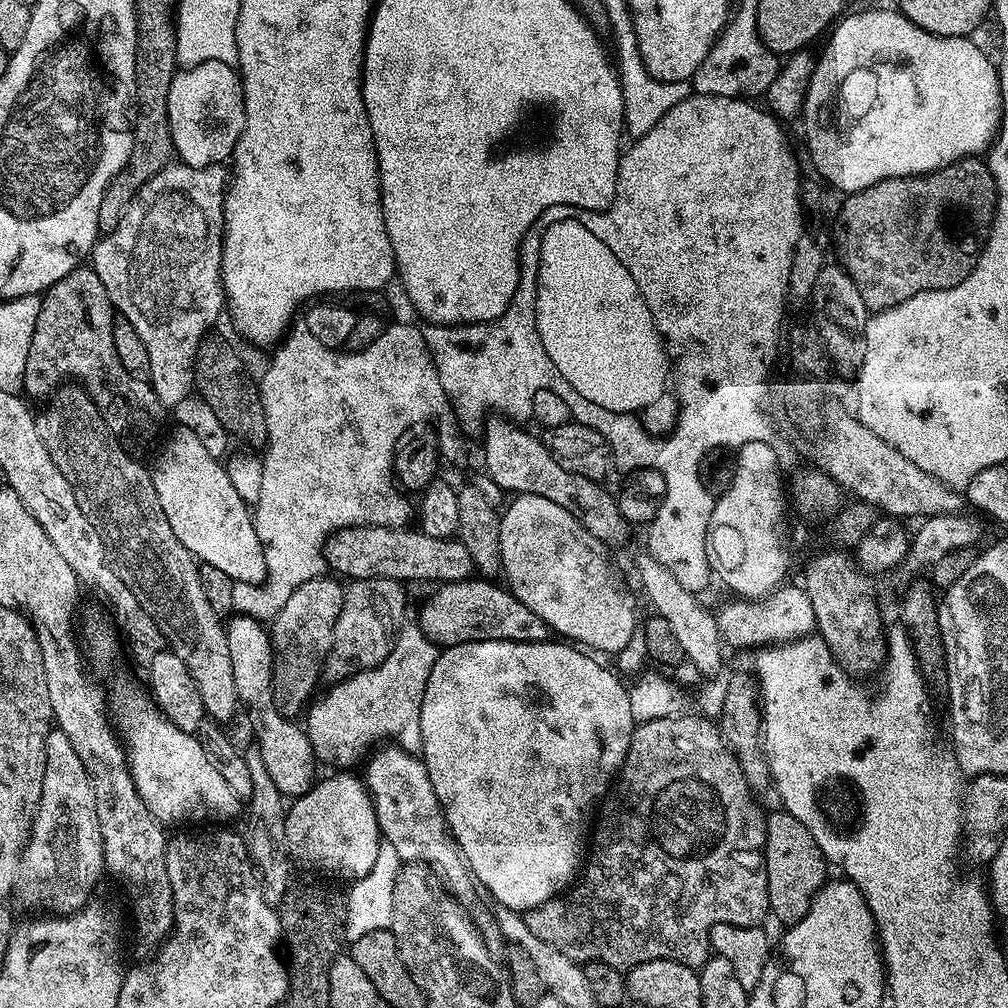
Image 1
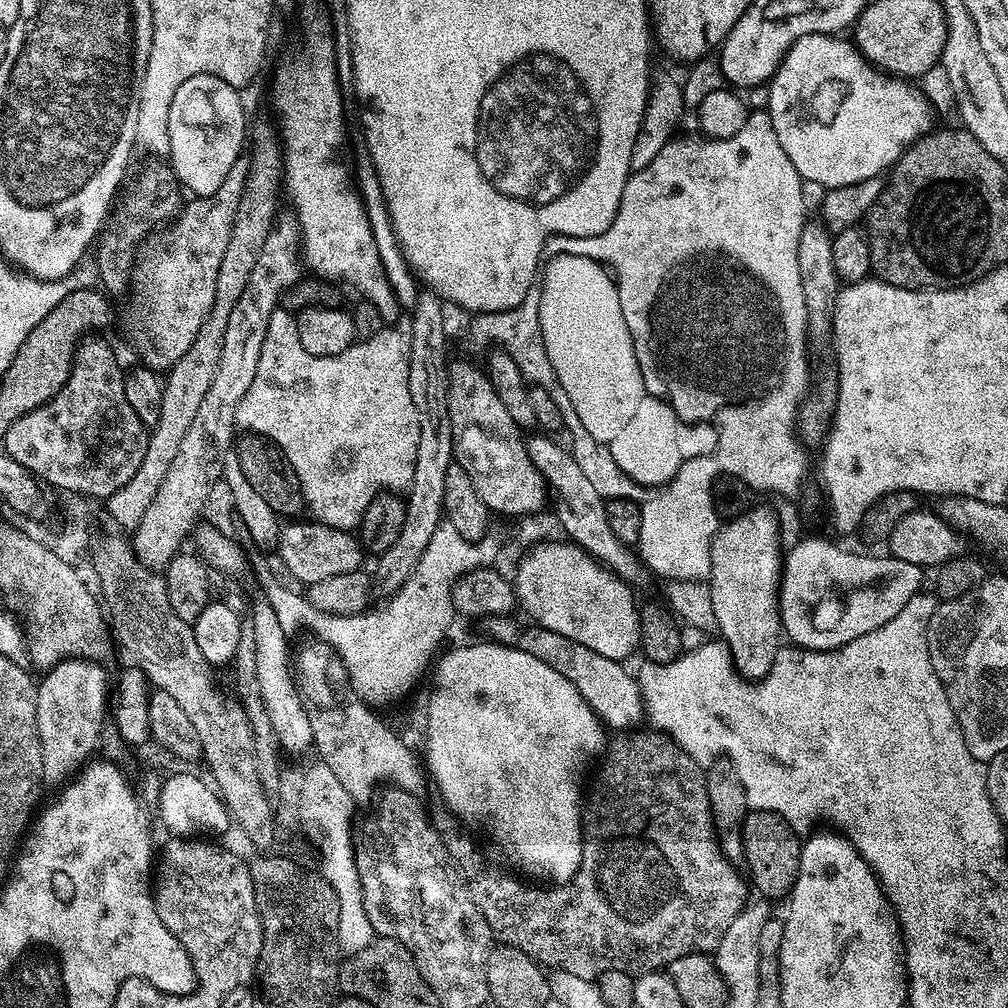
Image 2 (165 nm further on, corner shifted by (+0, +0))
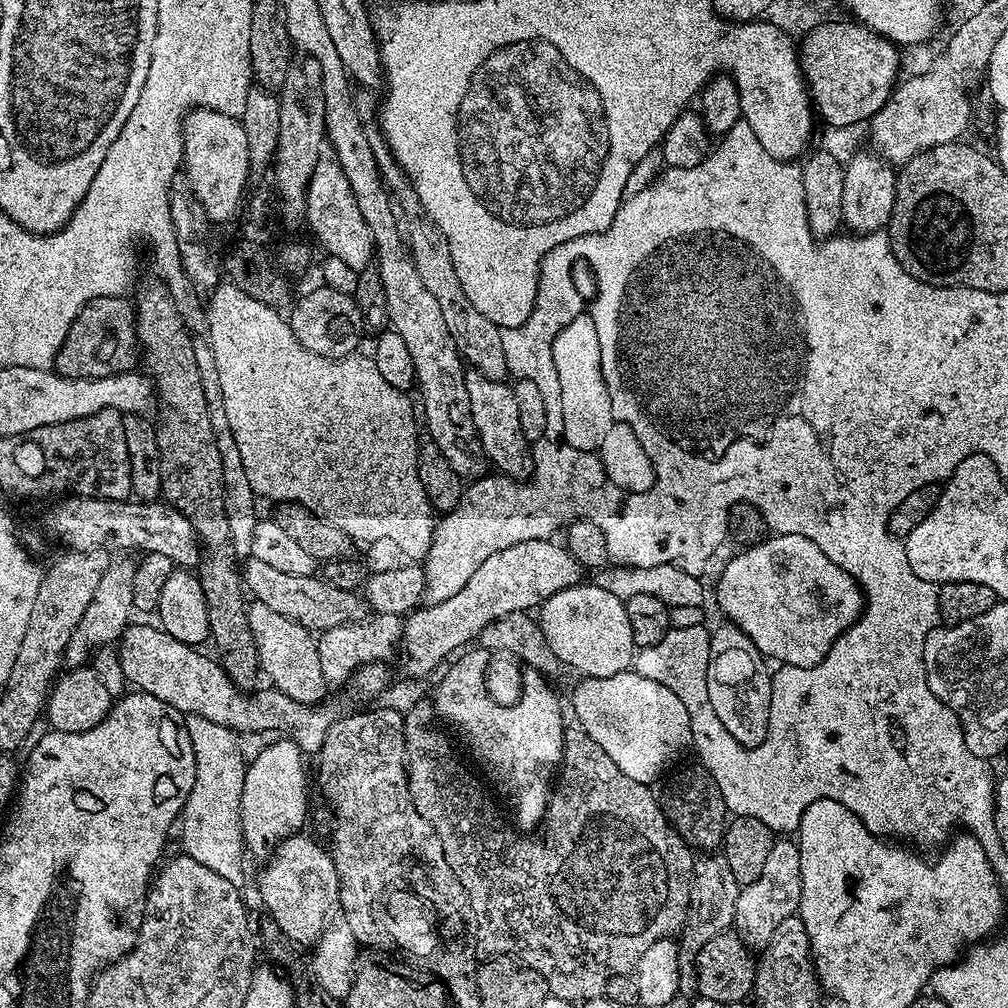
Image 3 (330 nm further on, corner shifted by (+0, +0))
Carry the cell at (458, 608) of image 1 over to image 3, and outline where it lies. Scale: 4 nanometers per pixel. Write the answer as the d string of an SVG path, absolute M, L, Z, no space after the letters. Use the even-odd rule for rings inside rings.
M635 670L622 674L612 674L607 678L583 677L572 694L572 708L577 718L577 725L583 729L598 746L618 765L628 778L639 784L653 785L674 766L672 765L686 749L691 747L692 723L685 702L678 698L670 688L638 675Z

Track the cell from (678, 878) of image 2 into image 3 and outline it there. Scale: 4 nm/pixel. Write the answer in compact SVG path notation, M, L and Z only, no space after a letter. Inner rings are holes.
M428 698L421 699L416 705L410 707L404 712L404 758L408 766L408 789L410 790L410 798L414 802L414 806L418 810L418 814L422 814L422 818L426 818L434 826L434 830L438 834L438 838L442 842L442 850L446 854L446 862L450 862L450 870L454 870L454 874L458 878L458 882L462 882L462 886L466 890L466 894L470 898L472 903L472 914L474 917L474 923L476 925L476 947L485 957L491 958L493 956L511 956L512 959L520 961L521 964L530 966L534 970L538 970L538 974L542 974L542 978L548 983L549 993L553 997L562 1000L568 1000L573 1002L583 1002L594 998L595 996L602 996L604 994L604 984L608 981L611 976L627 976L629 973L635 969L637 962L642 958L642 954L646 954L646 950L650 950L650 946L654 946L654 942L663 940L665 938L672 938L681 931L684 925L684 920L687 918L688 910L688 890L692 884L692 874L693 874L693 863L694 863L694 852L693 849L689 848L688 843L682 839L676 829L668 823L668 819L664 817L664 809L661 808L657 793L647 784L639 784L632 778L626 777L622 774L621 770L618 770L618 765L602 750L598 743L594 742L593 738L590 738L589 734L586 734L583 729L579 726L568 726L564 729L564 759L562 761L562 773L564 772L564 777L559 777L558 783L551 789L550 795L548 797L548 814L544 817L542 821L542 833L544 832L544 837L540 840L540 845L535 848L532 845L531 835L521 834L519 831L516 832L504 832L504 820L502 817L496 813L496 804L491 800L490 797L484 793L484 788L475 780L474 777L468 773L468 768L459 760L458 757L452 756L452 744L447 740L446 737L440 733L441 725L438 723L438 713L434 707L433 701Z

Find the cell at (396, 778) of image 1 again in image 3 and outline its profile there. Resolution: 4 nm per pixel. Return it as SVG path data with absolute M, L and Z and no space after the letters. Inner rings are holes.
M252 600L247 605L250 634L254 634L254 646L258 650L260 671L267 683L282 694L294 698L294 702L303 704L319 704L330 689L326 674L322 672L317 648L317 637L308 629L298 626L286 614L278 614L270 610L262 602Z

